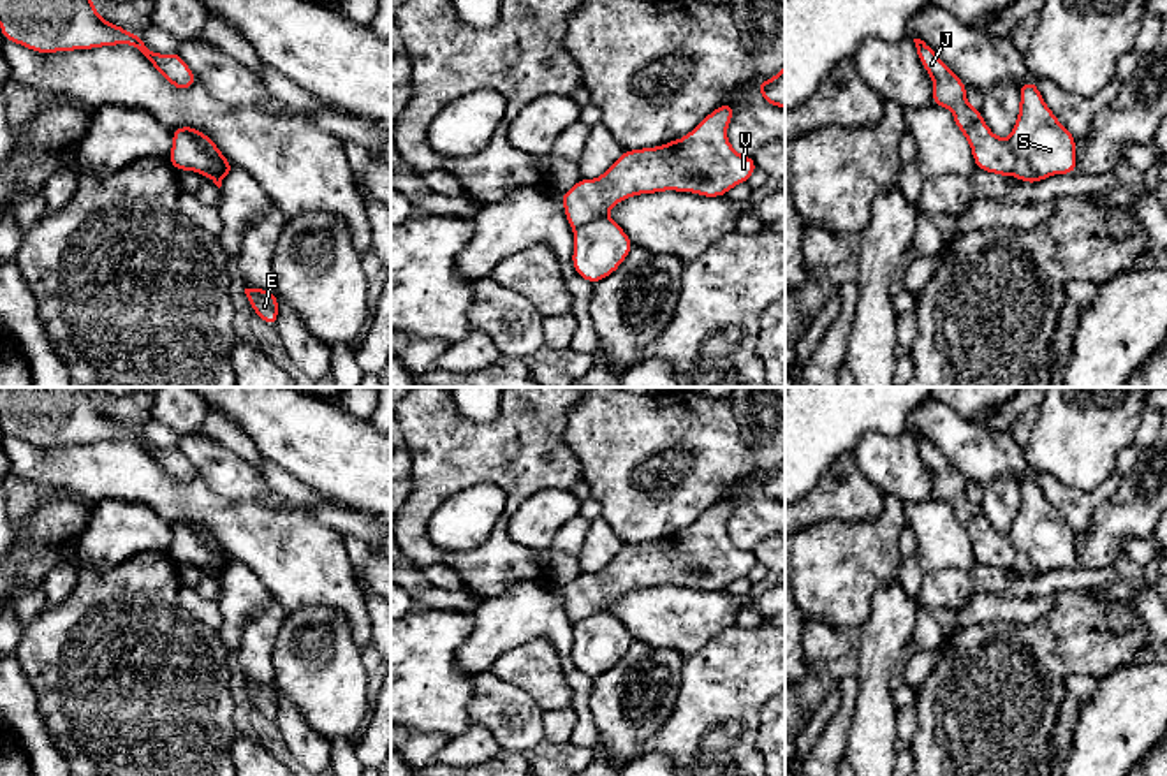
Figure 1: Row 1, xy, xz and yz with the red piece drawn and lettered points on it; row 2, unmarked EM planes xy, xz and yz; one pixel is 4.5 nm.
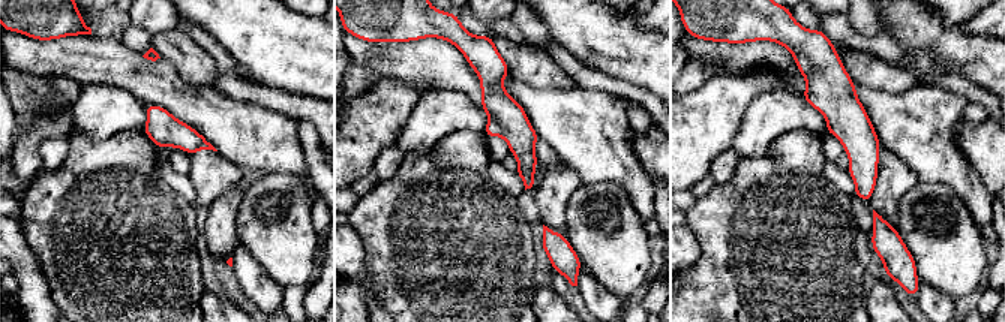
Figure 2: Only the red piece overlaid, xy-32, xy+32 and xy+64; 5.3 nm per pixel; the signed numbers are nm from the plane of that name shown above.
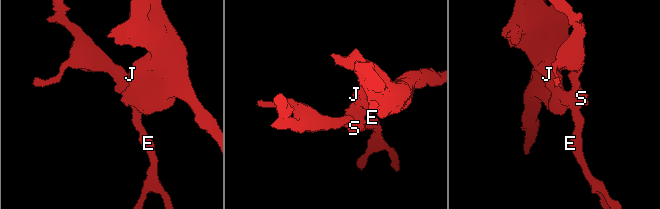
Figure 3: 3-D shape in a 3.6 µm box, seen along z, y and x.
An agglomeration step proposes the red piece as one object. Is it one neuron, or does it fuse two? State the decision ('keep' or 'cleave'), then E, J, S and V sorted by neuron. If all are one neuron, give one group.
cleave; groups E S / J V

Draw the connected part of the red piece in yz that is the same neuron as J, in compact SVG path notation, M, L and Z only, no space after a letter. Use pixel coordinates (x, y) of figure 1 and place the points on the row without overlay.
M914 433L921 459L933 473L933 500L949 501L956 521L966 531L977 565L1012 570L1016 551L1009 533L1000 533L982 514L982 507L966 496L968 480L942 456L924 435Z

